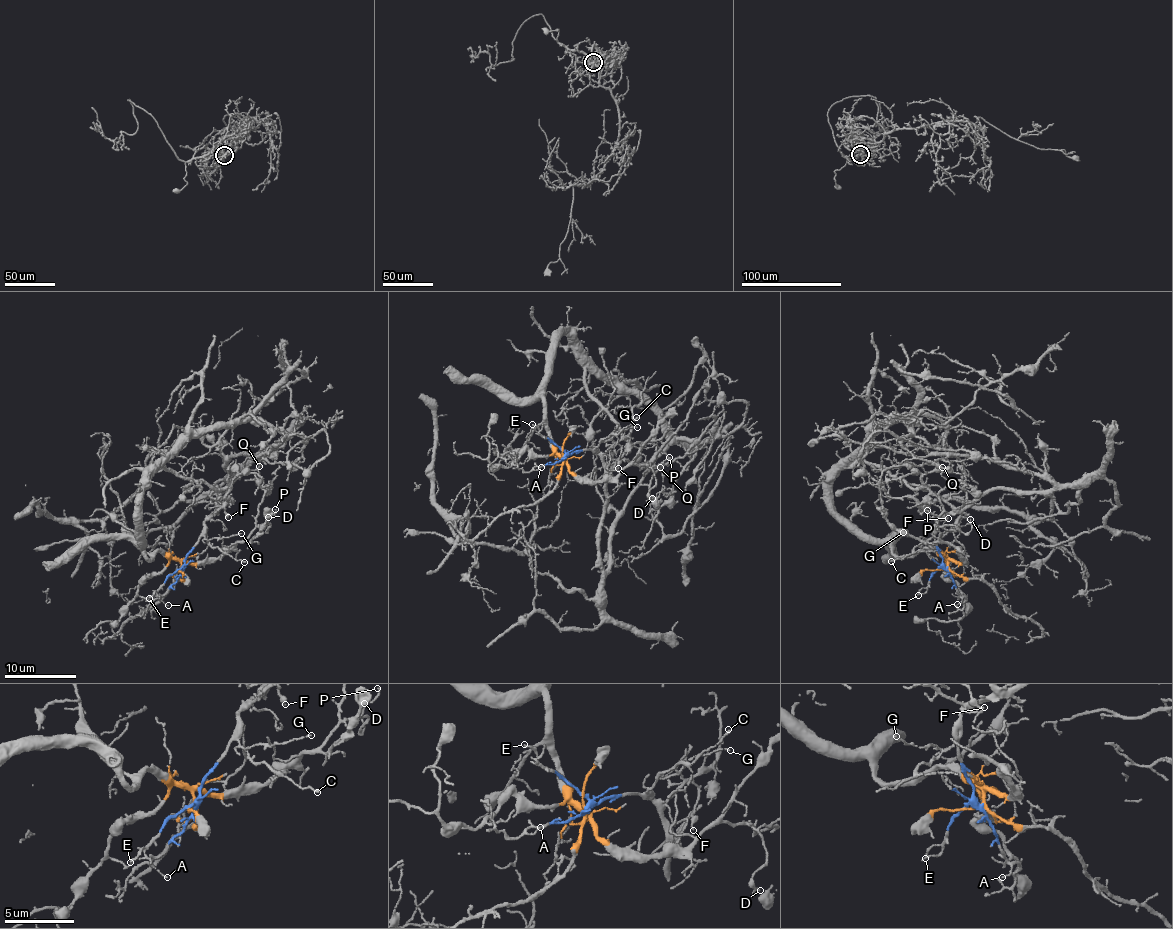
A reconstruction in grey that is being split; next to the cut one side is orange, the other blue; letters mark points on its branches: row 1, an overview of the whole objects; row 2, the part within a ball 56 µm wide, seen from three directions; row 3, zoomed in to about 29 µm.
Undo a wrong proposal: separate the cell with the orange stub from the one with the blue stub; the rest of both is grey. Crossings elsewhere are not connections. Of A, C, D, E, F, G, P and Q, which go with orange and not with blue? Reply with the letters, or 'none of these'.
D, P, Q

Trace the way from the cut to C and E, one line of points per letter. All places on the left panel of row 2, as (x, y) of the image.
C: (181, 569), (183, 560), (203, 535), (234, 559), (244, 562)
E: (181, 569), (148, 598)

